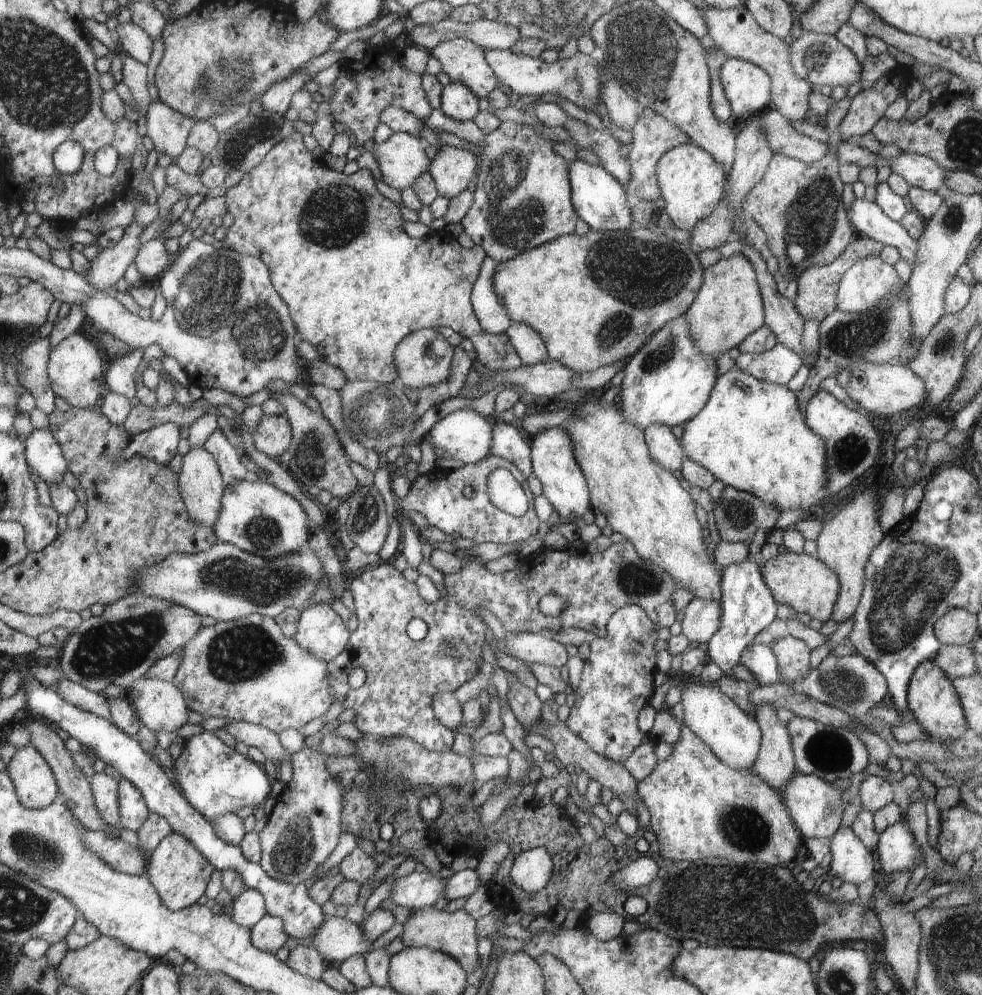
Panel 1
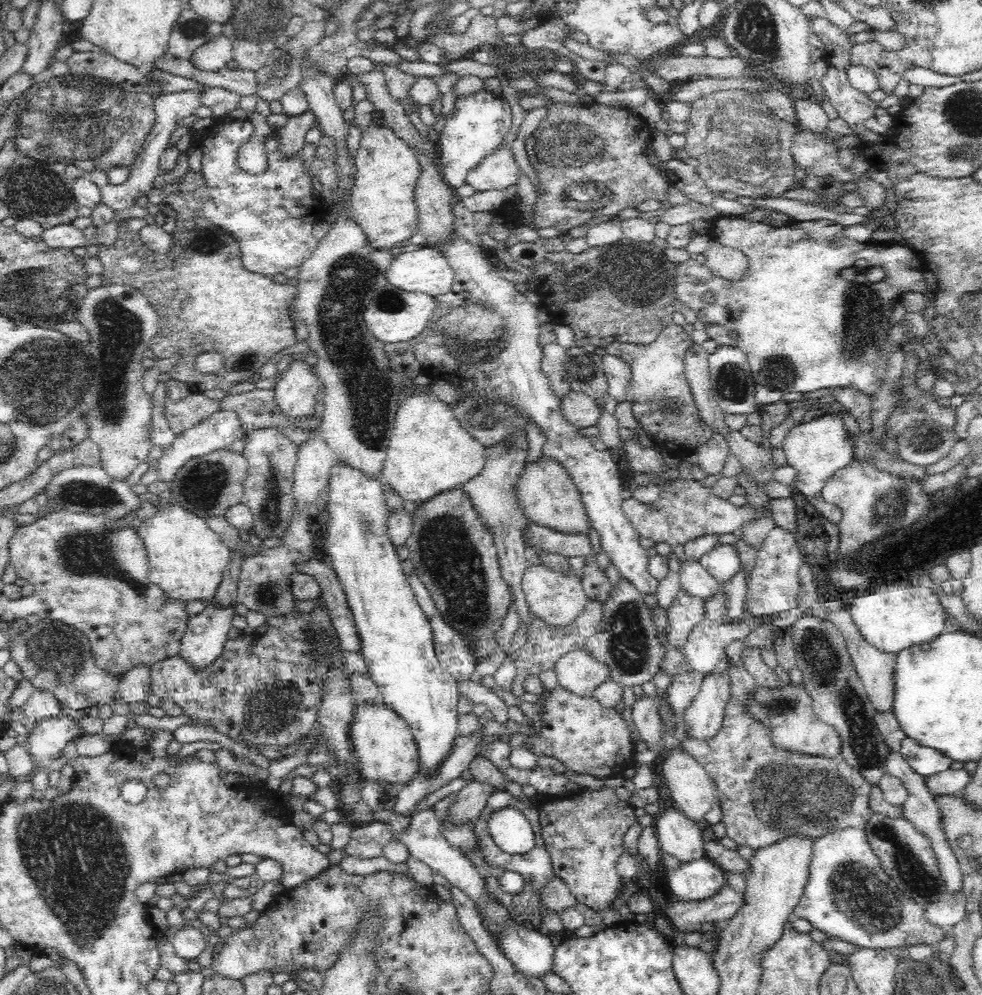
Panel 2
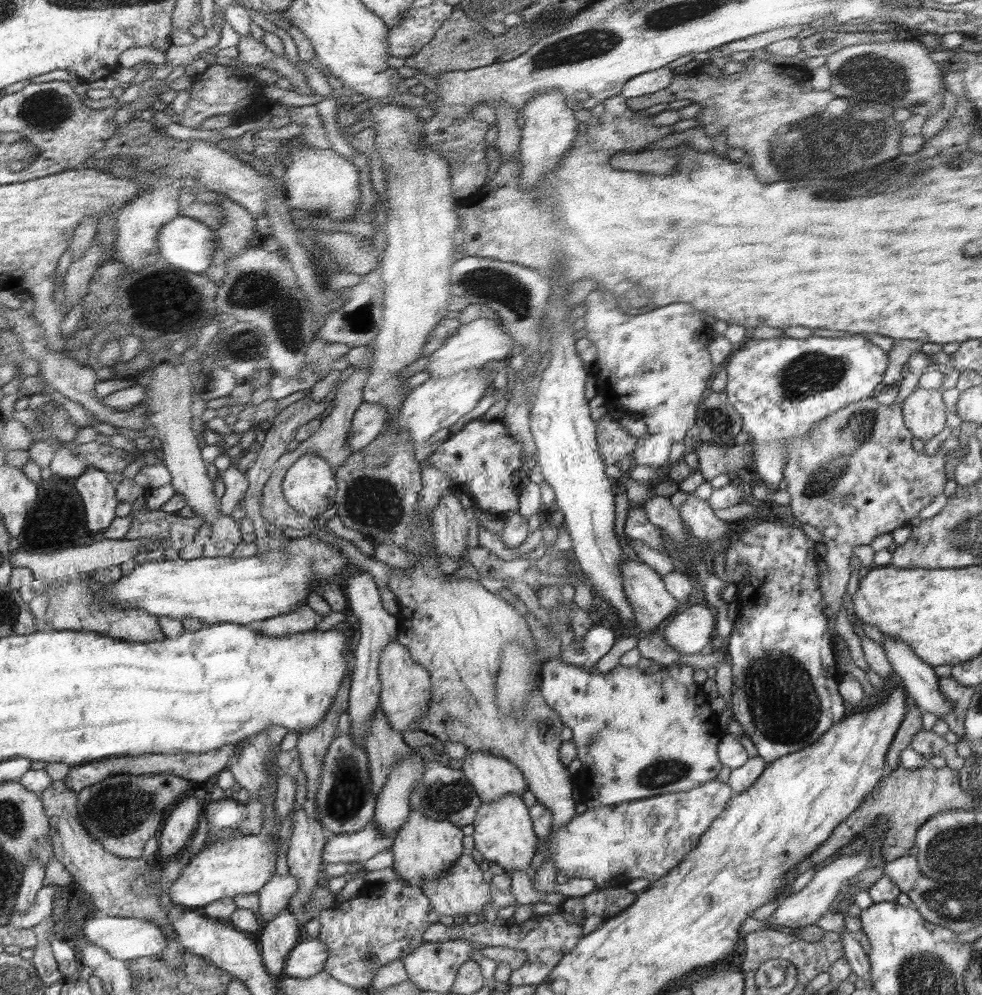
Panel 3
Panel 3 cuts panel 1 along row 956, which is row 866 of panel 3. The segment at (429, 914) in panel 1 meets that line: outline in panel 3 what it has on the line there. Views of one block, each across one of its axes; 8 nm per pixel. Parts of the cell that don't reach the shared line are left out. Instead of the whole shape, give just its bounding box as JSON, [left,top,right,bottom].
[420,854,492,917]

